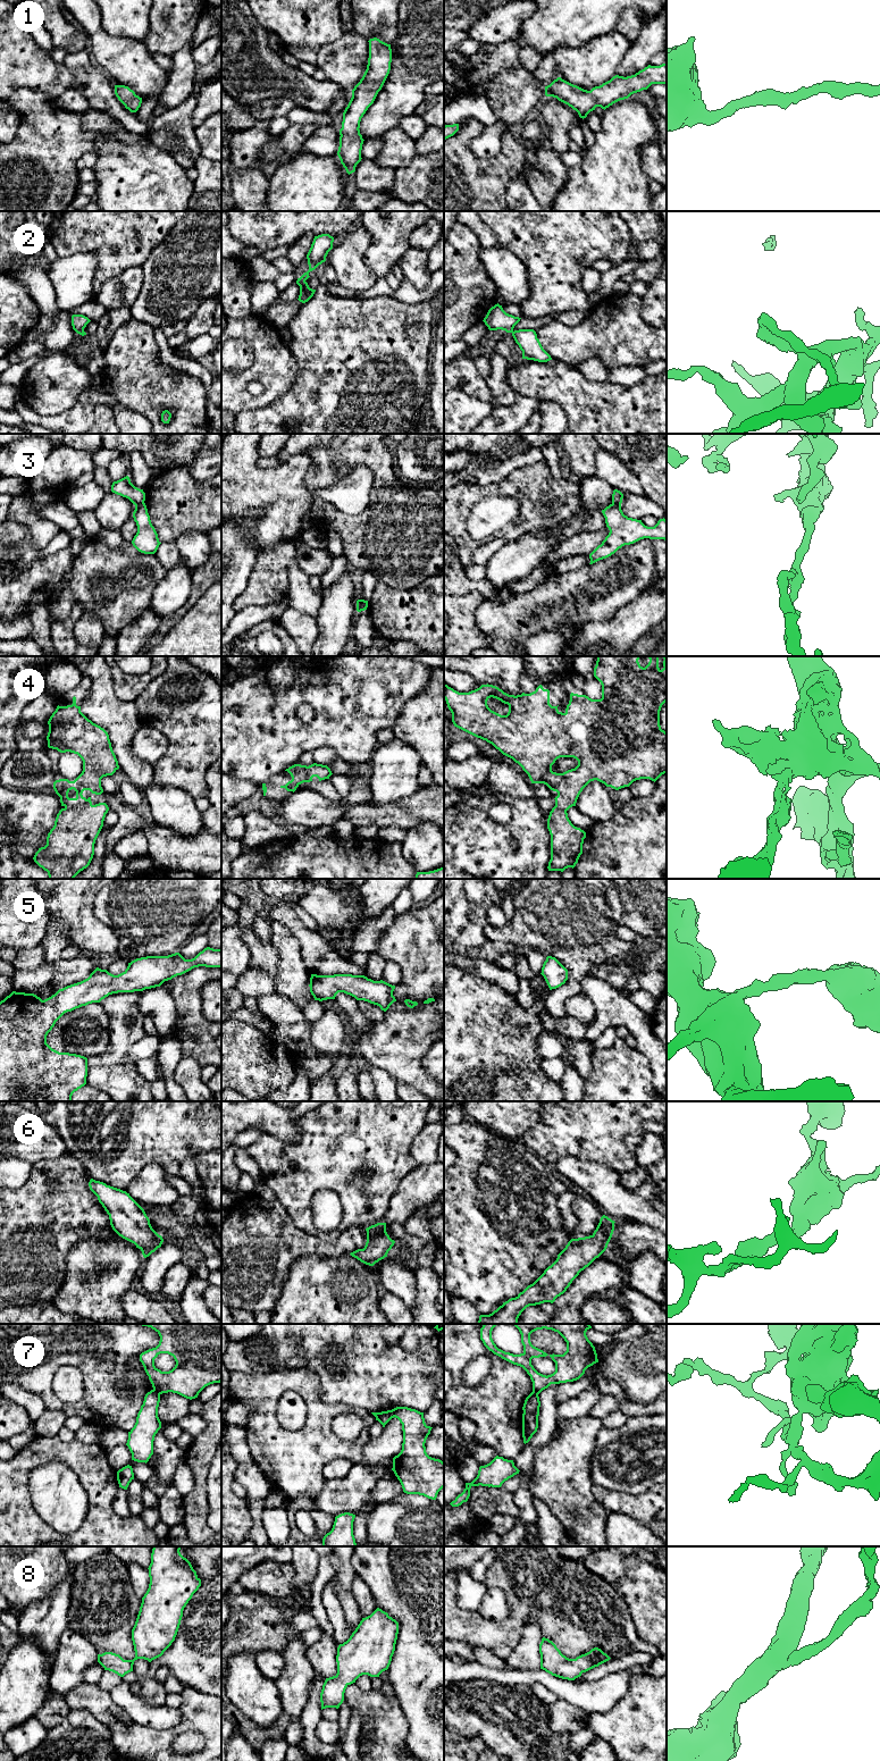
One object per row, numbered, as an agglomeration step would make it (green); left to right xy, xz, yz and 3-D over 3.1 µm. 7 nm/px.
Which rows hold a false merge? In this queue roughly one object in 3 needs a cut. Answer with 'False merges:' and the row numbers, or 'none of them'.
False merges: 3, 7

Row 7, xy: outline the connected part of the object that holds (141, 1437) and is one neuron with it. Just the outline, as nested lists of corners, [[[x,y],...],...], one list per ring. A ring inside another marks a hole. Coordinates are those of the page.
[[[153,1390],[144,1397],[143,1404],[136,1417],[134,1427],[128,1432],[126,1445],[132,1453],[132,1460],[148,1462],[153,1454],[153,1441],[161,1422],[158,1417],[160,1394]]]

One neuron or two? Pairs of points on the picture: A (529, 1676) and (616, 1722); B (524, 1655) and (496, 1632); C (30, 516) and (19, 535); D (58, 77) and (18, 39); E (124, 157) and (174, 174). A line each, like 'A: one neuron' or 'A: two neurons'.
A: two neurons
B: two neurons
C: two neurons
D: one neuron
E: one neuron

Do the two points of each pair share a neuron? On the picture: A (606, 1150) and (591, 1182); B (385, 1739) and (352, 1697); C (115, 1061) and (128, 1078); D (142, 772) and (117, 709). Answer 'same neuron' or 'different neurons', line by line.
A: different neurons
B: same neuron
C: same neuron
D: same neuron

